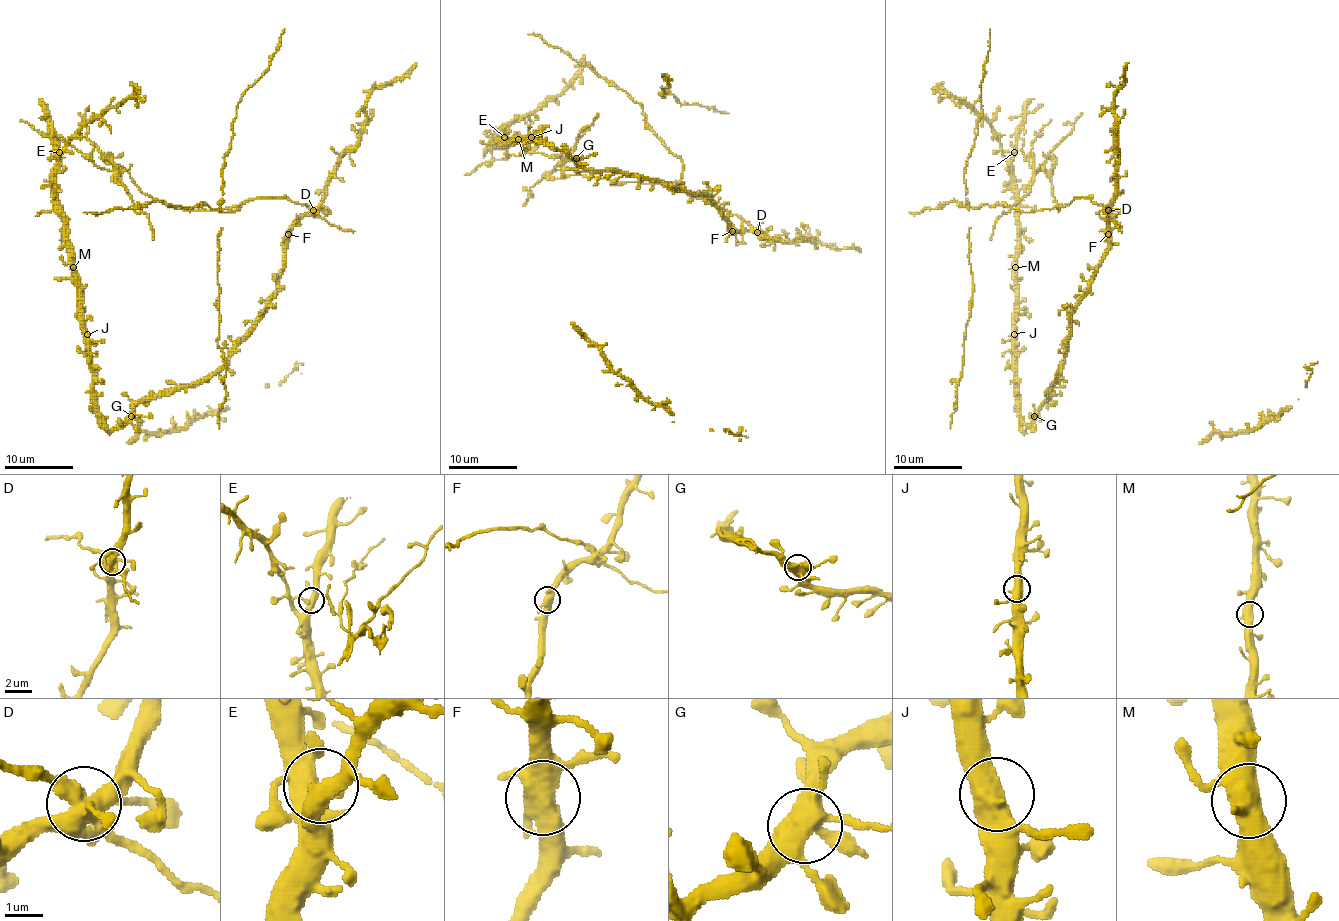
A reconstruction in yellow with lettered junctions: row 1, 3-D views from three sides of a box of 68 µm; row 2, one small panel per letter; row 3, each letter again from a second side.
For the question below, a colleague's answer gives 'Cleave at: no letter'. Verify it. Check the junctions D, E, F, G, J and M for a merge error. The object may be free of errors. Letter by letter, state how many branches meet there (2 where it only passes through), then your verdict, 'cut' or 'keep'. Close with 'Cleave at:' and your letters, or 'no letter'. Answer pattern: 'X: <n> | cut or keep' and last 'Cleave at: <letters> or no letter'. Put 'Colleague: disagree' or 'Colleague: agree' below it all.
D: 6 | cut
E: 4 | keep
F: 4 | keep
G: 6 | keep
J: 3 | keep
M: 4 | keep
Cleave at: D
Colleague: disagree

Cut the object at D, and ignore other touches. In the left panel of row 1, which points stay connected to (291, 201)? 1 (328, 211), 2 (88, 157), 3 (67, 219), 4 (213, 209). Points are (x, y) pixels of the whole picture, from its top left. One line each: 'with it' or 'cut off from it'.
1: cut off from it
2: with it
3: cut off from it
4: with it

